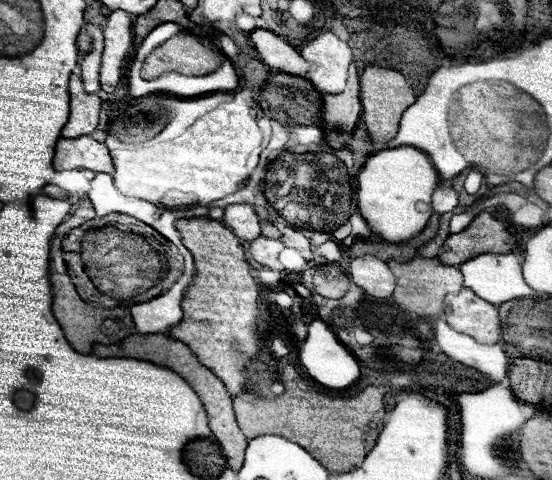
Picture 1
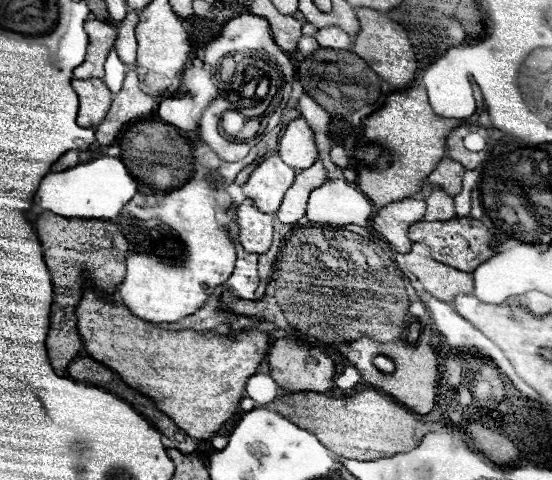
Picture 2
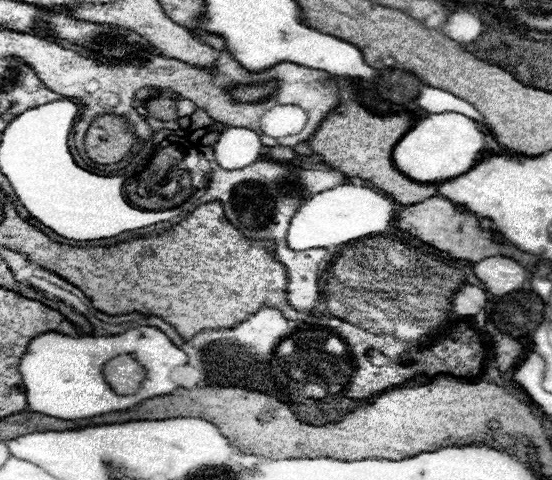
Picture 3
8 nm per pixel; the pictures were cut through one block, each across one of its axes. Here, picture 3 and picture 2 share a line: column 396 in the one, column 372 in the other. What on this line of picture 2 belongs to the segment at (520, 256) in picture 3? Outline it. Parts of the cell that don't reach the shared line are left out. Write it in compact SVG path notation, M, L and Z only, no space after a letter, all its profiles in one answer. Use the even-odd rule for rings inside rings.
M404 198L392 202L384 208L378 208L372 216L372 228L384 236L384 240L398 252L406 254L412 246L408 240L408 228L422 220L426 210L426 202Z

